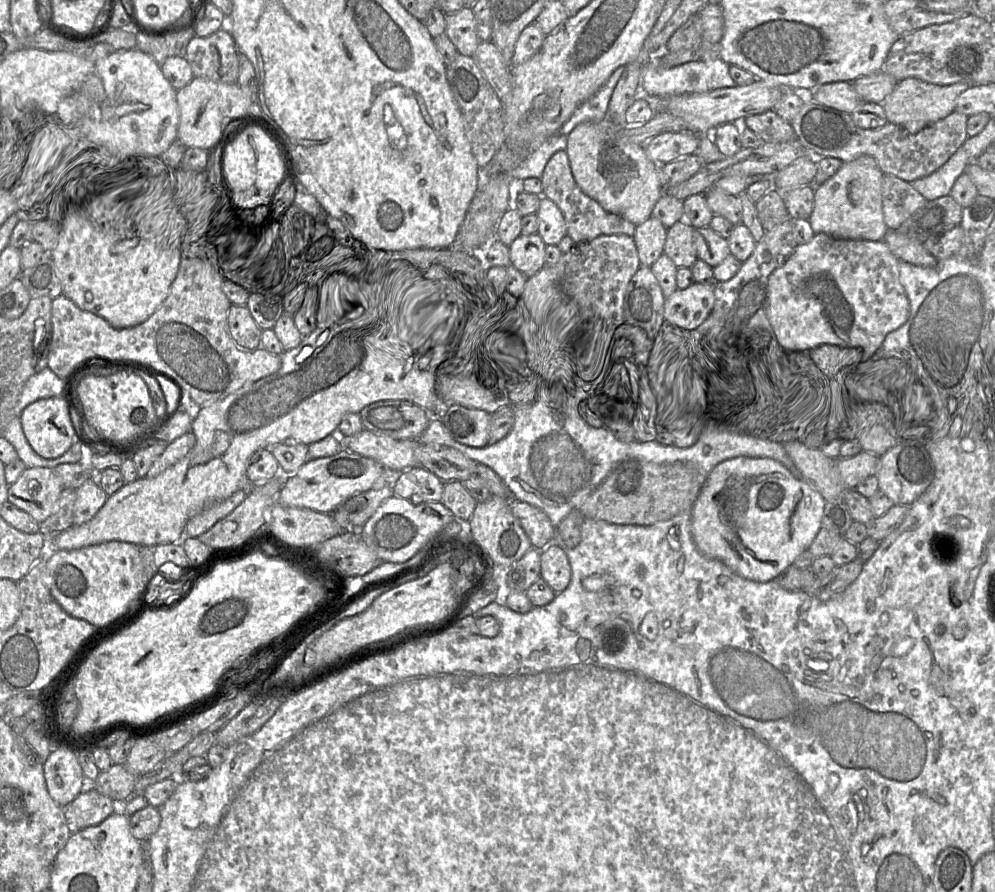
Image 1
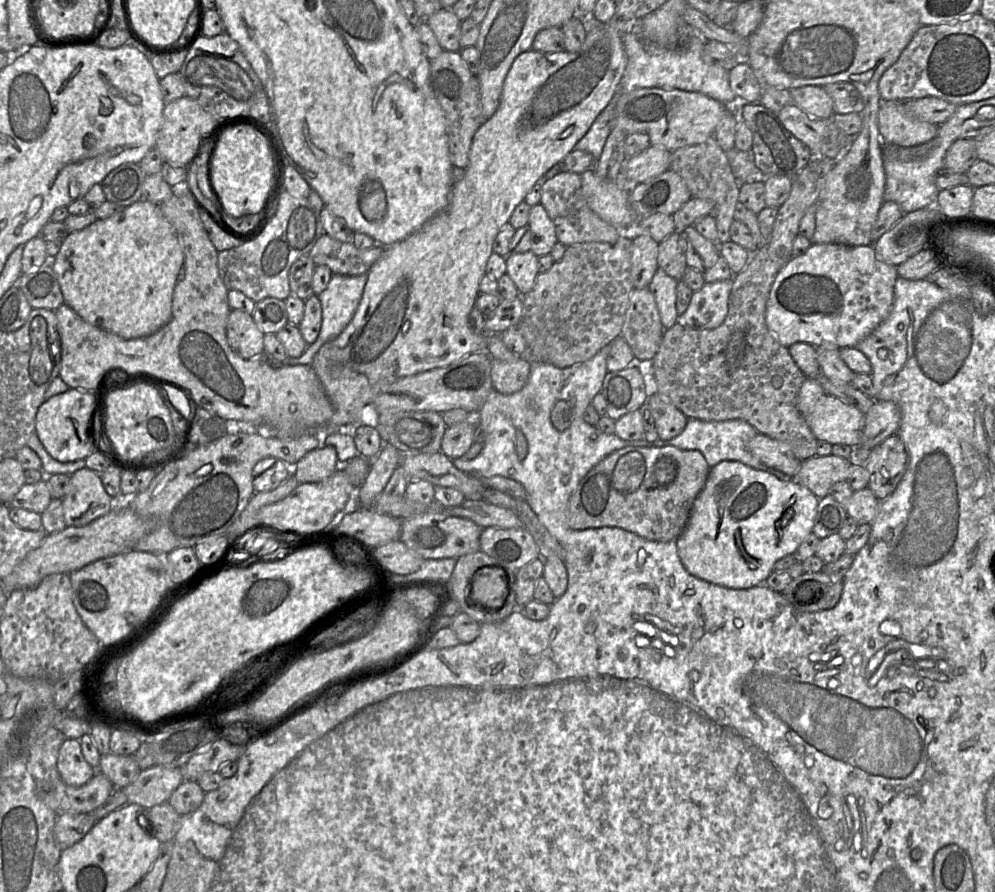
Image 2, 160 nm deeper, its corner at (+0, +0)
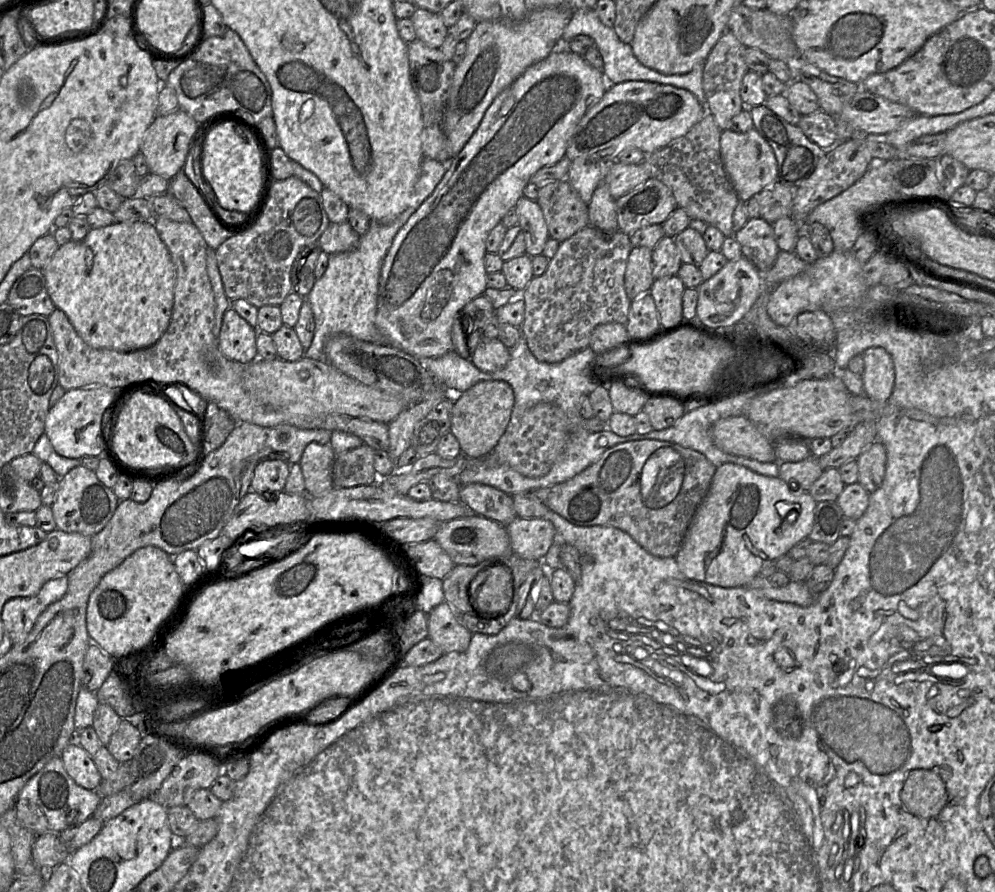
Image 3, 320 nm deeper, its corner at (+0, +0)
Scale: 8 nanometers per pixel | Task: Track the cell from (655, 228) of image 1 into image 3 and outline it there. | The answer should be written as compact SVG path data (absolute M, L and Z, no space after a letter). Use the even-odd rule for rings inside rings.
M644 246L633 247L624 278L626 294L630 301L648 293L653 282L652 249Z

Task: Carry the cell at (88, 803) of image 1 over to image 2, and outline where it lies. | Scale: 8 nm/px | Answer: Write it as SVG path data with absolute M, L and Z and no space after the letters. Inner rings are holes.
M64 813L57 817L54 835L64 850L80 841L94 826L95 818L88 813Z

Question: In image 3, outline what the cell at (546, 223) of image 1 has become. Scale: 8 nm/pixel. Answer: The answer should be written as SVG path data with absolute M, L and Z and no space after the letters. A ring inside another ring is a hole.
M522 196L516 203L518 225L524 231L526 251L531 257L541 255L550 238L540 205L536 200Z

